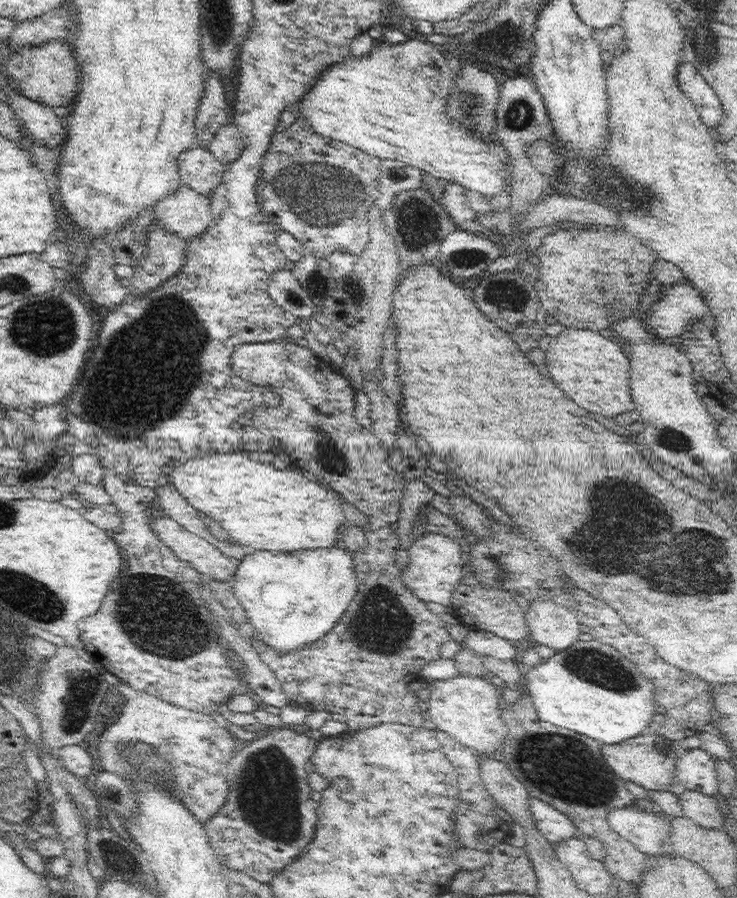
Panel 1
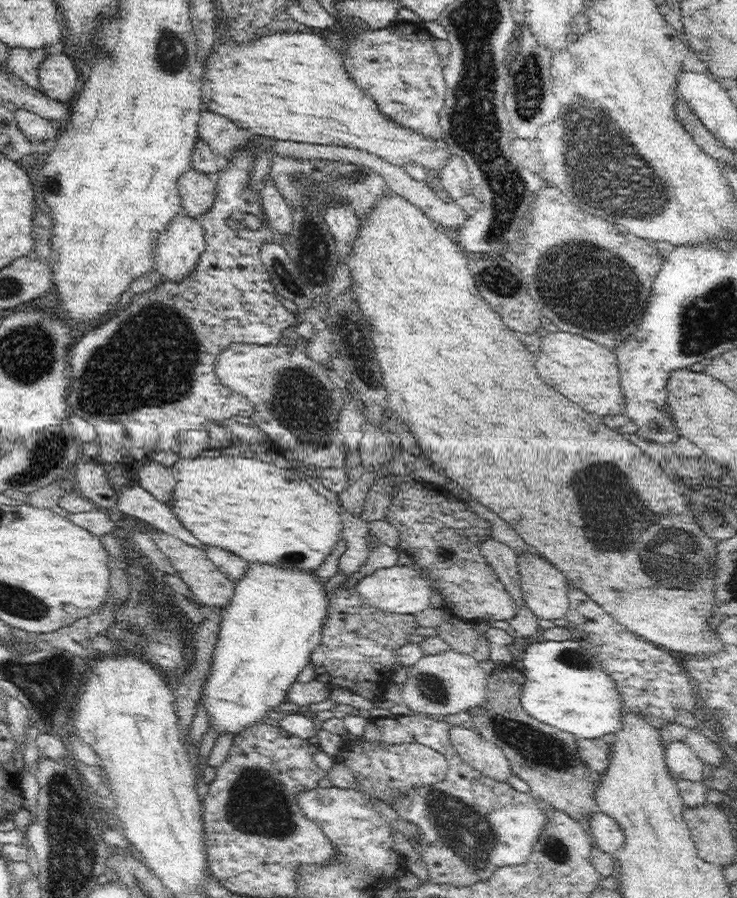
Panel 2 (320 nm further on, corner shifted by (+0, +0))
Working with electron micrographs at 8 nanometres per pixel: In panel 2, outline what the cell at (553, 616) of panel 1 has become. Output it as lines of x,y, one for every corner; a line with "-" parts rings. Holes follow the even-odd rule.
522,555
519,557
520,584
522,599
532,615
542,625
552,625
553,620
566,618
569,611
569,600
566,590
565,576
548,560
538,559
536,555

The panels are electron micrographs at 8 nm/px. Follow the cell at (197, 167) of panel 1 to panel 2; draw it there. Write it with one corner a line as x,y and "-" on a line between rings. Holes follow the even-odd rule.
192,166
178,179
183,211
200,217
212,205
215,199
217,183
208,178
208,172
202,172

